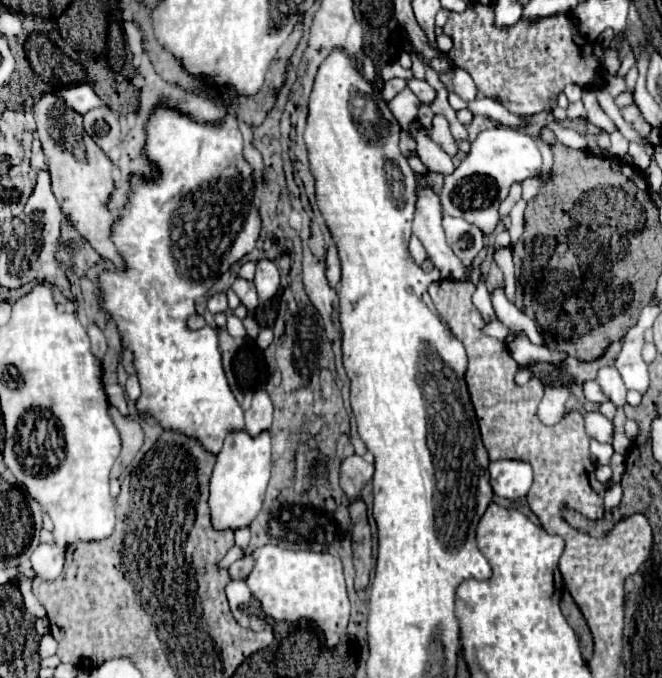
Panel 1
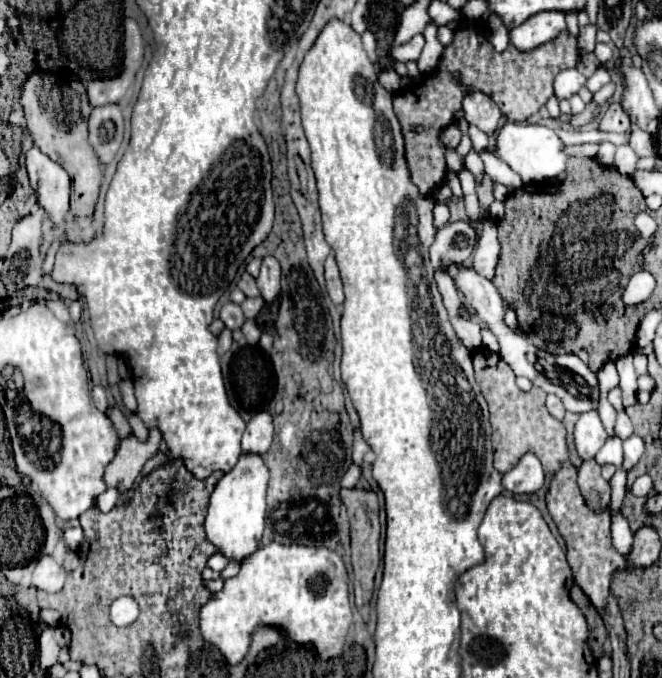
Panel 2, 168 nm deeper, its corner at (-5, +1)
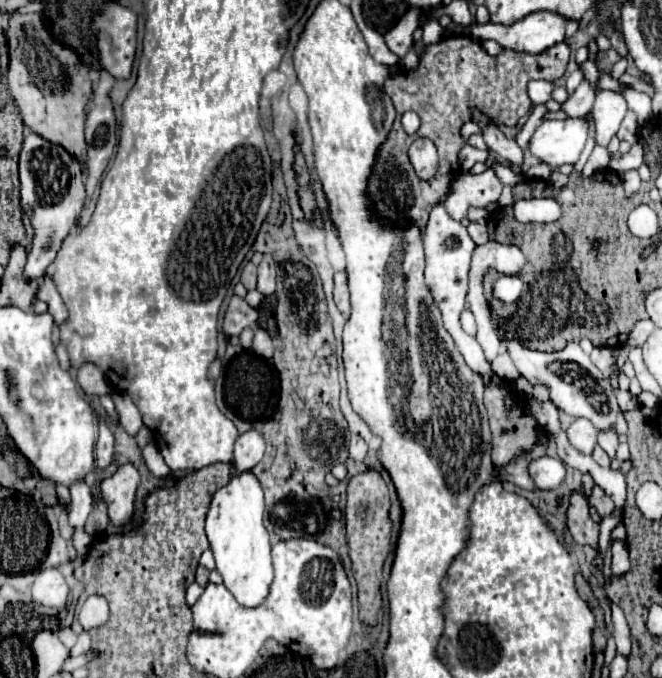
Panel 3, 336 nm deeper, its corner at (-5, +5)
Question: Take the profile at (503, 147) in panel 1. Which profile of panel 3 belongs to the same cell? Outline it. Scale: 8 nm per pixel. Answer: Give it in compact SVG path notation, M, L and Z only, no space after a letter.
M552 119L544 121L530 139L530 151L550 165L574 165L588 139L588 119Z

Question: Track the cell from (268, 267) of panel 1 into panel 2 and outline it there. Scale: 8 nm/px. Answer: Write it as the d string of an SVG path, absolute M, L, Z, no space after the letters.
M264 257L260 275L256 279L264 301L272 301L280 291L280 263L274 257Z

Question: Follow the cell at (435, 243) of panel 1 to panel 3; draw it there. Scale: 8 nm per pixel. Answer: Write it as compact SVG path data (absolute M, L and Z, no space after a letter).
M516 339L504 341L504 347L510 353L520 375L526 377L532 385L544 385L558 409L562 409L572 417L586 417L598 431L614 427L616 415L620 413L618 401L612 393L610 383L604 379L600 369L596 369L596 365L580 349L578 343L568 343L562 351L556 353L540 353L540 351L526 349Z

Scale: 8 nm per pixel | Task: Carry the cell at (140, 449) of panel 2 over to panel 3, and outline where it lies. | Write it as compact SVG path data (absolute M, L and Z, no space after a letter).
M126 463L118 471L102 481L102 499L108 507L108 517L114 527L124 527L134 517L134 499L140 475L134 465Z

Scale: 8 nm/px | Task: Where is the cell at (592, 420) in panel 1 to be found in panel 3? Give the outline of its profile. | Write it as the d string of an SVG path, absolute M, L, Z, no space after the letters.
M576 419L568 429L566 429L568 441L574 449L578 449L584 455L590 455L594 445L596 445L596 429L588 419Z

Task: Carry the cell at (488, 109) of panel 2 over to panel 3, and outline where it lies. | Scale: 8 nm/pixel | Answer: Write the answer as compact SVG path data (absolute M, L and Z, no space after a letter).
M474 111L474 121L482 127L484 141L486 141L486 145L492 153L496 153L498 157L510 161L514 167L520 167L524 163L522 149L512 139L508 139L496 125L492 125L486 115L482 115L480 111Z

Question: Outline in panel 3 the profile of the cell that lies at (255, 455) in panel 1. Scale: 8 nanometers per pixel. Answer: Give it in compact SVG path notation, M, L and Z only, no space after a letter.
M238 473L226 487L214 493L210 511L206 515L206 535L214 551L216 571L222 575L224 587L236 597L242 607L258 607L270 593L274 579L270 559L270 539L262 523L264 493L258 479L250 473Z

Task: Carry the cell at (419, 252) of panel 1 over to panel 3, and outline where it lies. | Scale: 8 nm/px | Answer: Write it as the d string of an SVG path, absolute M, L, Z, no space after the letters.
M490 167L484 173L464 171L451 185L444 207L448 215L456 221L466 219L470 207L486 207L498 201L502 191L502 183Z

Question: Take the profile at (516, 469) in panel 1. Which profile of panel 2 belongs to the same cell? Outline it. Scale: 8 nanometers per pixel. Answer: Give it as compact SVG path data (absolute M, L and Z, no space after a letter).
M526 453L516 467L502 475L502 485L514 495L534 493L544 485L544 471L534 453Z

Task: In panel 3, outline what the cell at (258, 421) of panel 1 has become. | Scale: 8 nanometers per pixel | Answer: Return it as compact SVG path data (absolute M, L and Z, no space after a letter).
M256 429L240 435L234 445L234 461L232 461L236 471L238 473L250 471L256 463L260 463L264 449L266 449L264 437Z

